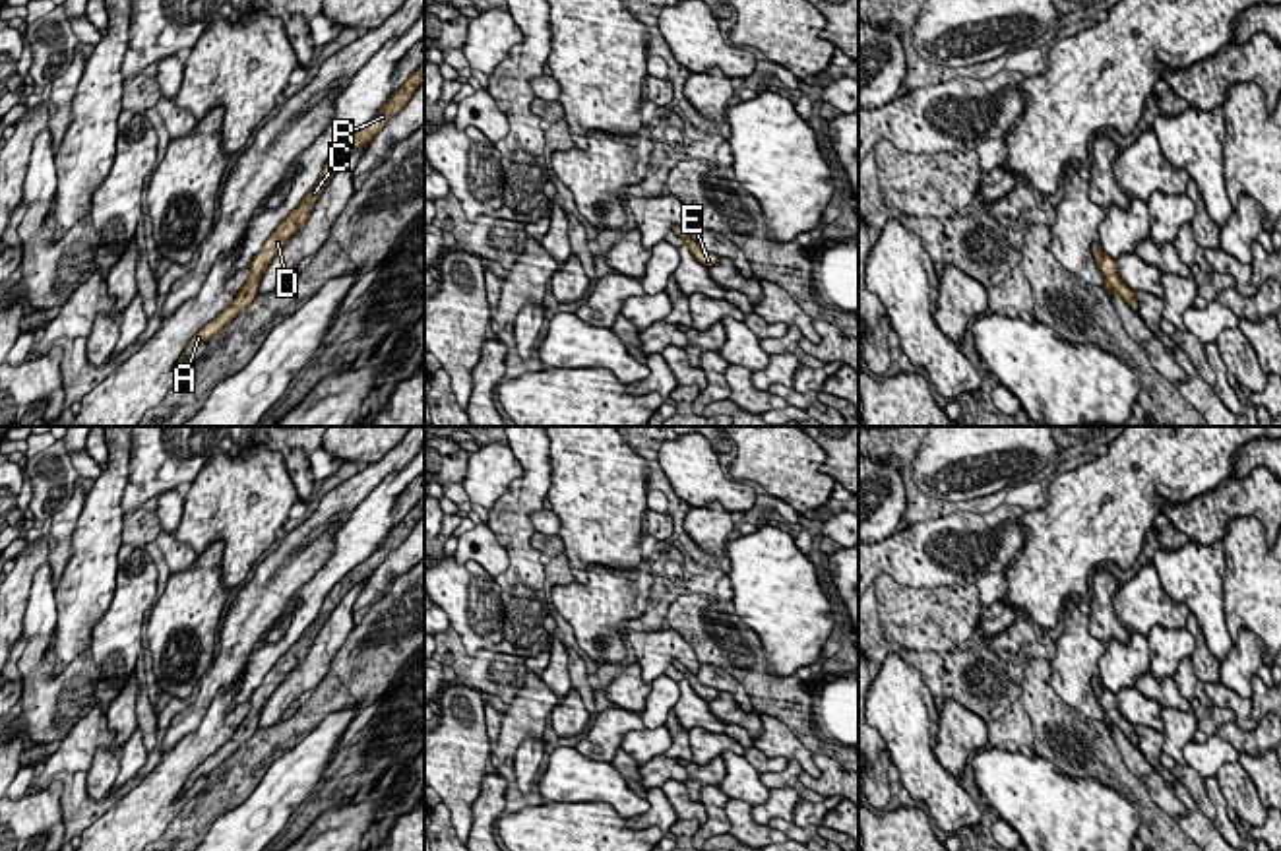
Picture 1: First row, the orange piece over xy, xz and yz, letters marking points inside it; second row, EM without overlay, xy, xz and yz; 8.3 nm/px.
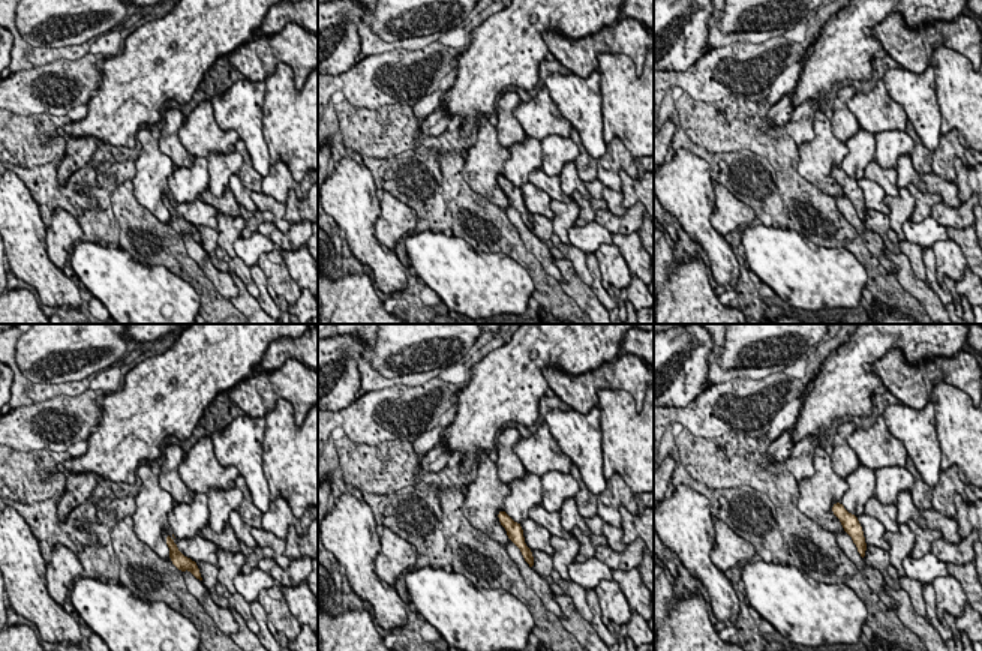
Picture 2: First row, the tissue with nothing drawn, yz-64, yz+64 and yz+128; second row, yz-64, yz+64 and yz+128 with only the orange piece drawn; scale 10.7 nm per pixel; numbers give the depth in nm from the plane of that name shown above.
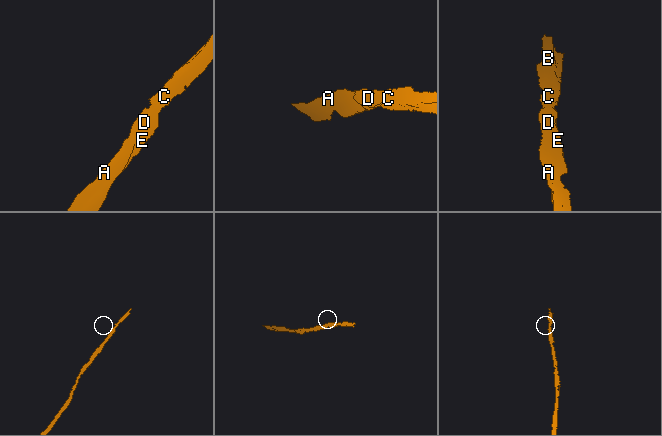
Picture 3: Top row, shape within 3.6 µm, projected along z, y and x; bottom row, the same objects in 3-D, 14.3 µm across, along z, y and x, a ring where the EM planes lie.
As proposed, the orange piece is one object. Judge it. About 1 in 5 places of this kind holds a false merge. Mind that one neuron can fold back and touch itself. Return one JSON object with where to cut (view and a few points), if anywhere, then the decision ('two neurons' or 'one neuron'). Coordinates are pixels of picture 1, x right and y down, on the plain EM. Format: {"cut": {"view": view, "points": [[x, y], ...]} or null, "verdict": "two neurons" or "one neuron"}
{"cut": null, "verdict": "one neuron"}

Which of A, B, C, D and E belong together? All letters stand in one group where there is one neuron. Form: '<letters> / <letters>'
A B C D E

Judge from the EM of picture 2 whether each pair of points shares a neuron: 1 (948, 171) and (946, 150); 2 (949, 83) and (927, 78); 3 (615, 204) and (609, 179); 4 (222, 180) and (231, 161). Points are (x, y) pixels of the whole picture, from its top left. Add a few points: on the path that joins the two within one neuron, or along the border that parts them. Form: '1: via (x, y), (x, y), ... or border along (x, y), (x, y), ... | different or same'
1: via (948, 167), (946, 155) | same
2: border along (931, 65), (934, 69), (936, 102), (942, 114) | different
3: border along (597, 177), (619, 192) | different
4: via (222, 176), (222, 170), (227, 165) | same

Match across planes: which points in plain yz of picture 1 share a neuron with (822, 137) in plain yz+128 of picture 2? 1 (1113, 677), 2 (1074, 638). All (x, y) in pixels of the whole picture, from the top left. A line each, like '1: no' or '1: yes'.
1: no
2: yes

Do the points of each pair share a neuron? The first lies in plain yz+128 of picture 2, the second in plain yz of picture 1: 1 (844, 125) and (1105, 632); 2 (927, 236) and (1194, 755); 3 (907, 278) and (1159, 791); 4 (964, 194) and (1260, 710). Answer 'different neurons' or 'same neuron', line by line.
1: same neuron
2: same neuron
3: different neurons
4: same neuron

